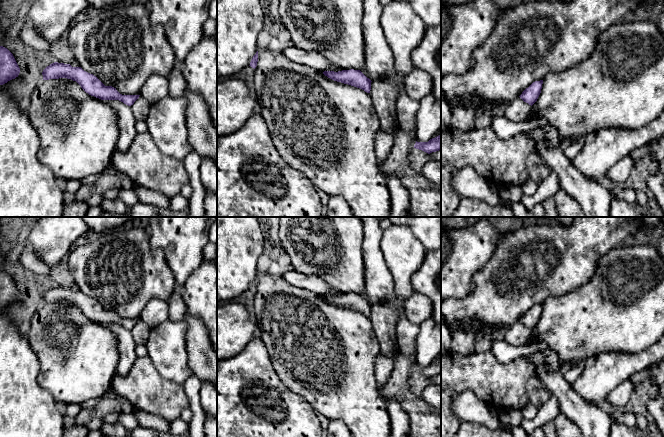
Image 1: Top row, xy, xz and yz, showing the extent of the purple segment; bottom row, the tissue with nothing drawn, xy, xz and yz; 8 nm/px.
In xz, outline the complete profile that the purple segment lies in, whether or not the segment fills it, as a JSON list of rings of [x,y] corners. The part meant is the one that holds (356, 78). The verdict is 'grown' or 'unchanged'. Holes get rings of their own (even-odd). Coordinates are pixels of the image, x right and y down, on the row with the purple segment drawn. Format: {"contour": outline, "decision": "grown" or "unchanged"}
{"contour": [[[360,70],[324,71],[323,74],[334,81],[348,84],[370,93],[372,81]]], "decision": "unchanged"}

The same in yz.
{"contour": [[[543,80],[533,82],[528,88],[526,88],[522,94],[519,96],[524,102],[528,103],[529,105],[533,105],[542,89]]], "decision": "unchanged"}

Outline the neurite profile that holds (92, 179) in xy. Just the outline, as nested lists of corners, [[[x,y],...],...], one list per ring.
[[[90,175],[90,176],[87,176],[83,179],[81,179],[81,183],[82,185],[93,185],[95,183],[97,183],[98,181],[100,181],[102,179],[102,177],[100,176],[97,176],[97,175]]]

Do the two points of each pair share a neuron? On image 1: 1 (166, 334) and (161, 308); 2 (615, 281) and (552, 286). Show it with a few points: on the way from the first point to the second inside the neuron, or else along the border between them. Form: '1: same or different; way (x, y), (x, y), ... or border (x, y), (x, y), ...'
1: different; border (168, 319), (151, 329)
2: different; border (597, 264), (594, 273), (584, 283), (563, 294)

